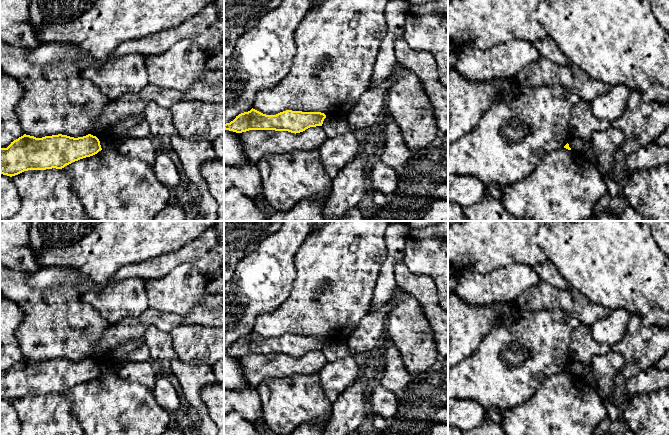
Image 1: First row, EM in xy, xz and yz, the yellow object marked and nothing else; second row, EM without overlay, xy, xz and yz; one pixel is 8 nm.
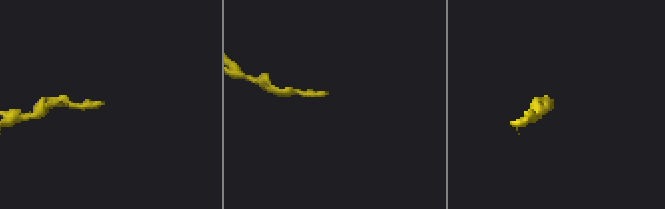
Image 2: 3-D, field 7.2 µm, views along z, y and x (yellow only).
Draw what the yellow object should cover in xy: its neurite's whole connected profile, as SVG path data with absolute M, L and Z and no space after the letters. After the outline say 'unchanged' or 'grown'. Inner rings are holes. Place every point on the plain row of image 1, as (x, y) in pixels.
M24 358L7 372L0 372L0 397L12 401L28 394L62 393L101 374L99 363L91 358L78 362L62 358L36 362Z | unchanged

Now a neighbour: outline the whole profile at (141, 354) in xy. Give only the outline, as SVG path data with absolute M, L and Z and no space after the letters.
M145 344L132 351L122 362L112 365L106 362L99 363L102 374L118 373L119 369L127 362L150 361L150 350Z

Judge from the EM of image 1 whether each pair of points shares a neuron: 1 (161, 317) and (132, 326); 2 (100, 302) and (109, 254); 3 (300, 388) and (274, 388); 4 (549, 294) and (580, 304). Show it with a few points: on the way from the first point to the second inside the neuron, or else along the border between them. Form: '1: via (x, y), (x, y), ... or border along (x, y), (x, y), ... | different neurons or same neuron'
1: via (154, 318), (147, 318), (139, 324) | same neuron
2: border along (108, 282), (98, 286) | different neurons
3: via (294, 389), (280, 389) | same neuron
4: via (557, 299), (572, 302) | same neuron

